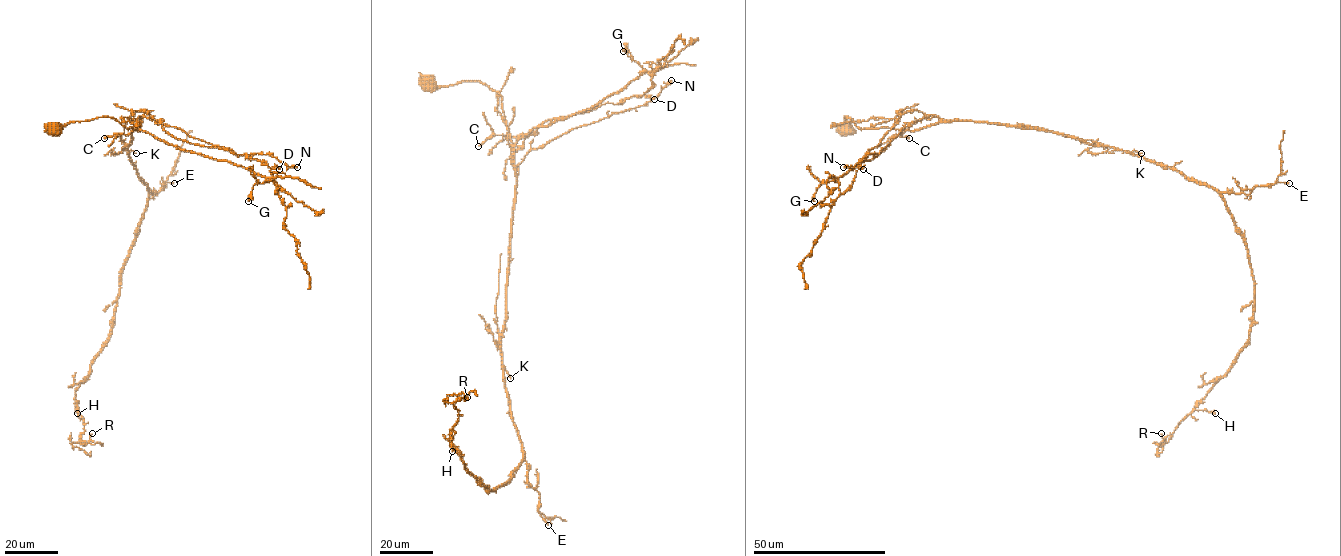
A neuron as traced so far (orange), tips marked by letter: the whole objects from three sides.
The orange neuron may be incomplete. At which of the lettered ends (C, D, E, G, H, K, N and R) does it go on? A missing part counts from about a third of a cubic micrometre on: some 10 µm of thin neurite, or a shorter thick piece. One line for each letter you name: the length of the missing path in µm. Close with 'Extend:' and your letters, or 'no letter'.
Extend: no letter

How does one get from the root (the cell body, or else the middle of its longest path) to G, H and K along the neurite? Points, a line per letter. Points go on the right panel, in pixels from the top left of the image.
G: (845, 130), (849, 122), (845, 117), (861, 129), (908, 130), (896, 136), (872, 159), (821, 183), (814, 201)
H: (845, 130), (845, 117), (861, 129), (1040, 128), (1212, 187), (1253, 278), (1249, 341), (1195, 407), (1215, 413)
K: (845, 130), (849, 122), (845, 117), (861, 129), (920, 130), (943, 122), (973, 121), (1040, 128), (1141, 153)

